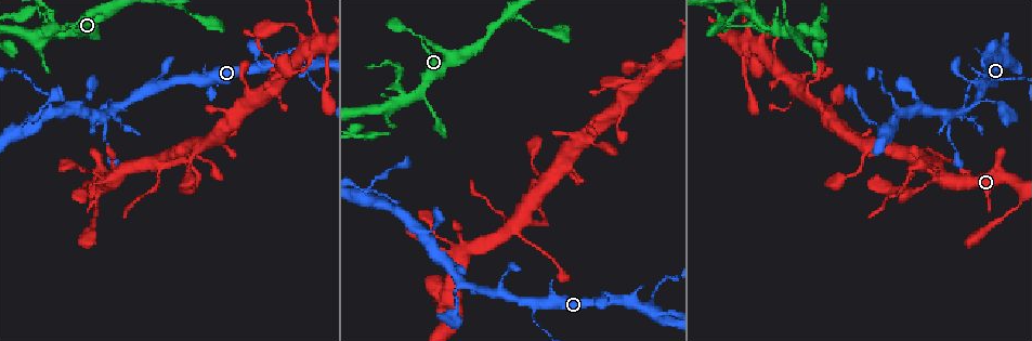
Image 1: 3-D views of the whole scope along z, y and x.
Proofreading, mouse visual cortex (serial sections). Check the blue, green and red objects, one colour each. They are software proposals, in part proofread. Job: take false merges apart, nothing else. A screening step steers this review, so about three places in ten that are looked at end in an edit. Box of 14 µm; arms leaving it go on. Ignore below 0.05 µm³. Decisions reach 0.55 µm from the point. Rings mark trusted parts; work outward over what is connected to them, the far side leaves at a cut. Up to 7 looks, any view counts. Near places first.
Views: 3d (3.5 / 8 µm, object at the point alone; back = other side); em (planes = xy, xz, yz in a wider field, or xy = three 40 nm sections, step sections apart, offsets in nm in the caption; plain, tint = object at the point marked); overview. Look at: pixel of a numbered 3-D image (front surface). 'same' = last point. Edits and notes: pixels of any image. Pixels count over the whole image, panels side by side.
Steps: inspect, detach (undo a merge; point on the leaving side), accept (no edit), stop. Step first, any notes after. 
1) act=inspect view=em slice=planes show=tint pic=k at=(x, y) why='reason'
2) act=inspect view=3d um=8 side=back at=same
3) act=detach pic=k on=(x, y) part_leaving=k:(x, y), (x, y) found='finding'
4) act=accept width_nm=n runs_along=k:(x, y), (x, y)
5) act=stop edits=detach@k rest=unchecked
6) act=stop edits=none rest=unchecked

act=inspect view=3d um=3.5 pic=1 at=(775, 32) why='sudden change in width'

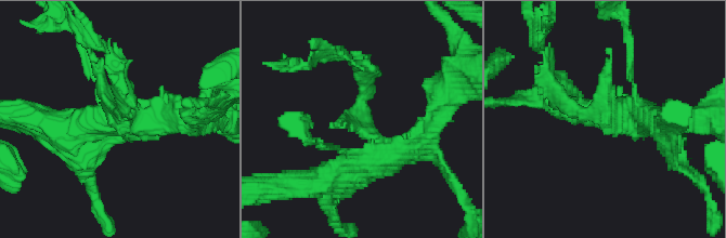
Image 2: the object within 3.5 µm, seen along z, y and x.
act=inspect view=em slice=xy step=2 show=tint pic=2 at=(606, 118) why='shape alone is not enough'

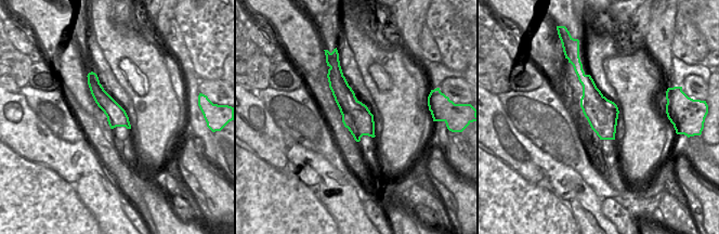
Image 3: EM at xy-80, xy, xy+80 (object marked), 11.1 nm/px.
act=detach pic=2 on=(601, 81) part_leaving=2:(366, 130), (366, 71), (360, 63) found='a second cell is stuck on'

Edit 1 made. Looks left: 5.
act=inspect view=3d um=8 pic=1 at=(533, 303) why='two arms in line, one across'

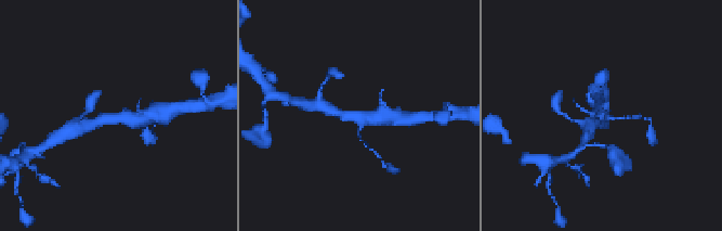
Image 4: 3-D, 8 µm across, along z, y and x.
act=inspect view=em slice=xy step=3 show=tint pic=4 at=(119, 118) arms=3 arm_widths_nm=100,300,500

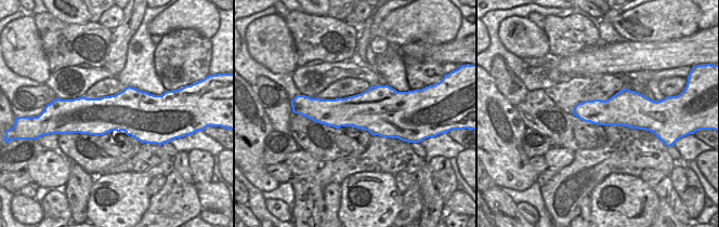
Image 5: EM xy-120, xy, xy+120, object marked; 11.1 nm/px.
act=accept width_nm=500 runs_along=4:(151, 115), (112, 117), (89, 124) found='continuous, no second cell'

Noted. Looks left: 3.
act=inspect view=3d um=3.5 pic=1 at=(159, 169) why='four arms meet'

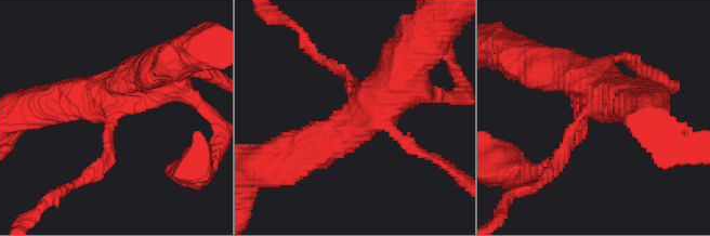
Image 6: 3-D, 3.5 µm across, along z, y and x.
act=inspect view=em slice=xy step=3 show=tint pic=6 at=(589, 108) arms=4 arm_widths_nm=150,150,600,600

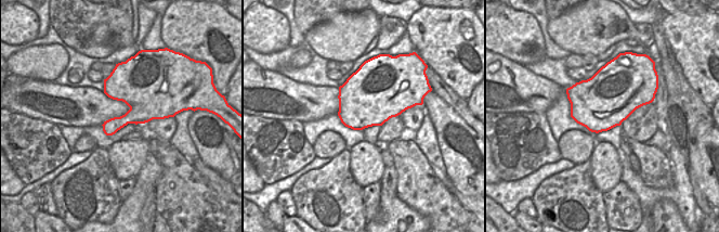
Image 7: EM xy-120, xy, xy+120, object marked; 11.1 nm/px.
act=detach pic=6 on=(107, 145) found='a second cell is stuck on'

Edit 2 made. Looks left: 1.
act=stop edits=detach@2,detach@6 rest=unchecked

